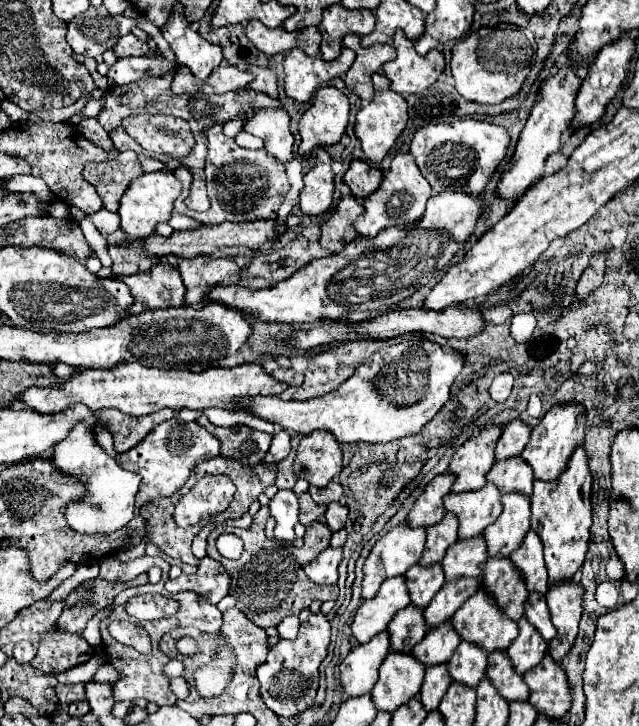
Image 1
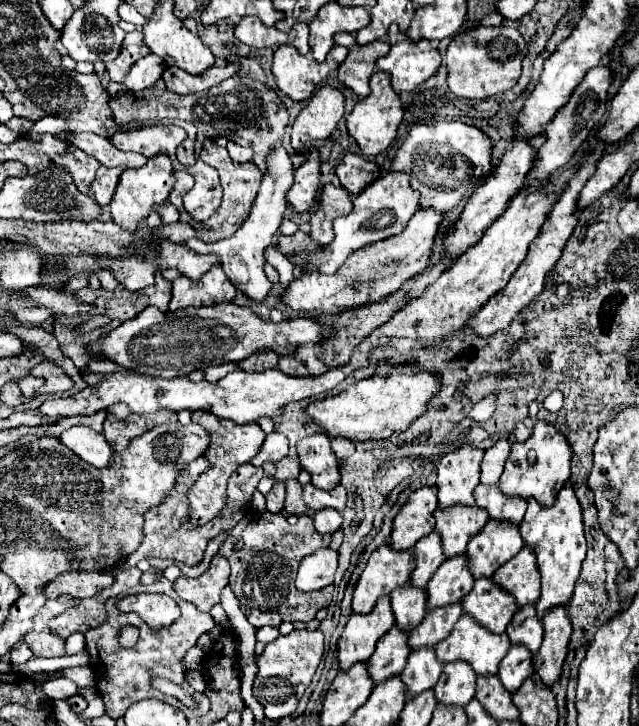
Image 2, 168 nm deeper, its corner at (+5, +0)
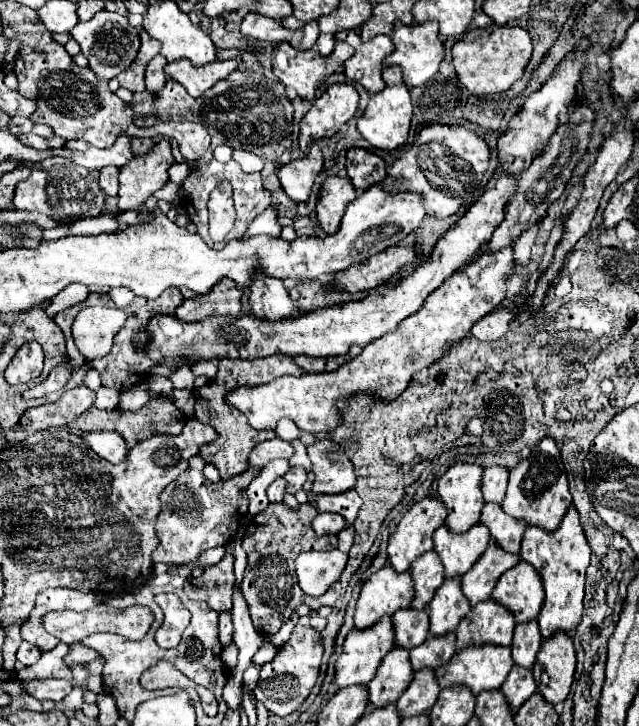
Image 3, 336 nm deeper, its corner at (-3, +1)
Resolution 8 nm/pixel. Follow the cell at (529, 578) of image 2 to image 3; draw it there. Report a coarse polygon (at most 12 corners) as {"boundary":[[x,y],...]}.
{"boundary":[[530,563],[498,579],[490,597],[532,621],[542,607],[542,581]]}

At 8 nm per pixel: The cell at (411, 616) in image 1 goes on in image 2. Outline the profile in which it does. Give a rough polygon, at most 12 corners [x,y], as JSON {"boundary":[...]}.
{"boundary":[[392,626],[368,660],[374,684],[400,674],[410,654],[408,632]]}

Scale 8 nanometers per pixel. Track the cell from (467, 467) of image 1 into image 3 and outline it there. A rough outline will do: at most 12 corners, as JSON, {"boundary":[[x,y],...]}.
{"boundary":[[454,463],[438,481],[446,527],[464,533],[484,507],[482,467]]}

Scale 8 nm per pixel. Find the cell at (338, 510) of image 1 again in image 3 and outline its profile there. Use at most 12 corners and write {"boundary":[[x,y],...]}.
{"boundary":[[318,513],[312,521],[316,535],[338,535],[346,527],[342,515]]}

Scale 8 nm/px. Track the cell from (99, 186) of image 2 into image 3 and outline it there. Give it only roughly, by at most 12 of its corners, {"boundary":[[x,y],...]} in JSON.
{"boundary":[[118,167],[100,171],[98,183],[106,195],[118,193]]}

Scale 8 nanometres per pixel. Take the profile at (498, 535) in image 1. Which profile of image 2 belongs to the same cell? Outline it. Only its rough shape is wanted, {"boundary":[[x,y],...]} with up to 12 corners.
{"boundary":[[490,518],[466,548],[474,578],[492,576],[524,542]]}

